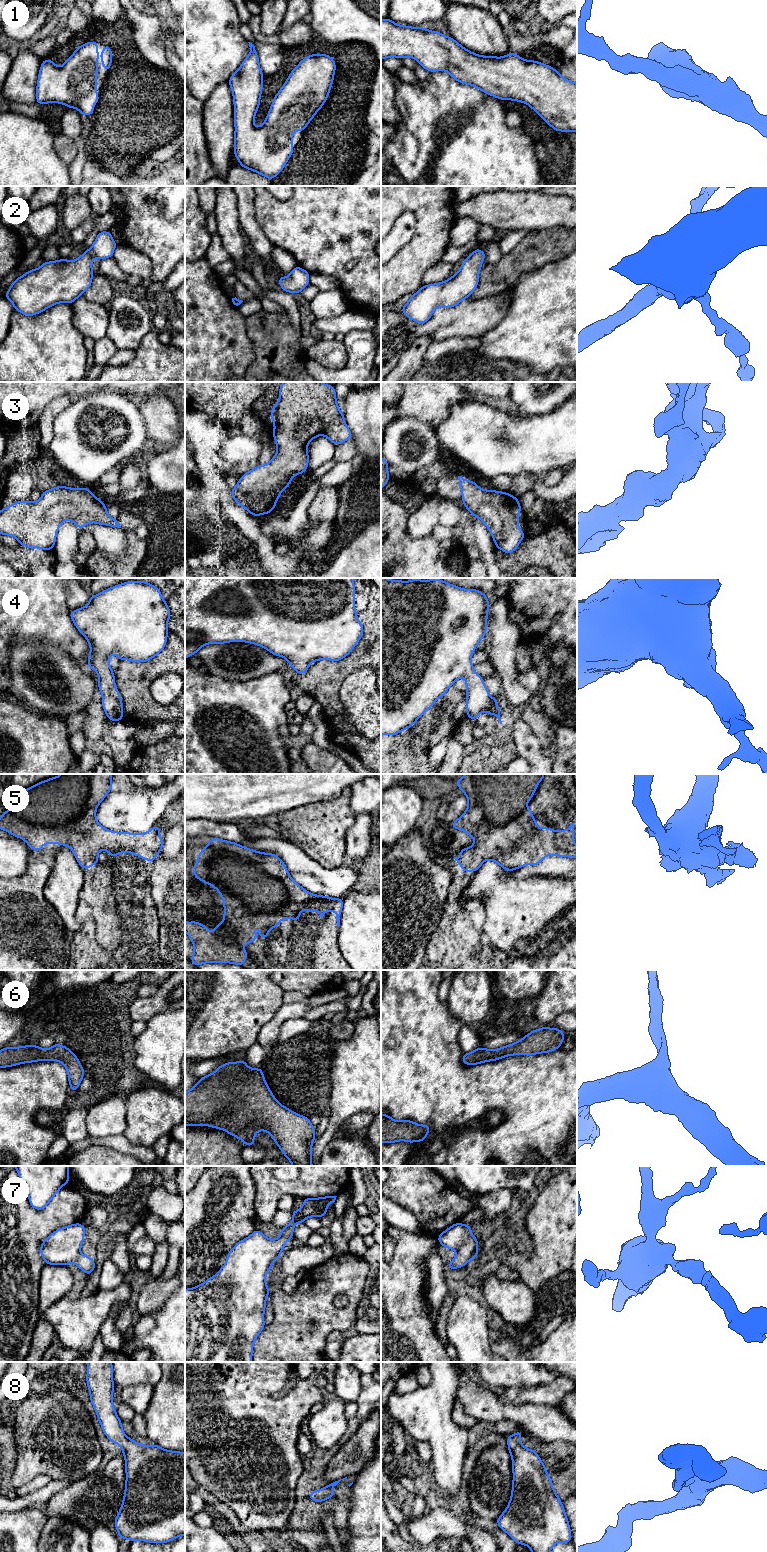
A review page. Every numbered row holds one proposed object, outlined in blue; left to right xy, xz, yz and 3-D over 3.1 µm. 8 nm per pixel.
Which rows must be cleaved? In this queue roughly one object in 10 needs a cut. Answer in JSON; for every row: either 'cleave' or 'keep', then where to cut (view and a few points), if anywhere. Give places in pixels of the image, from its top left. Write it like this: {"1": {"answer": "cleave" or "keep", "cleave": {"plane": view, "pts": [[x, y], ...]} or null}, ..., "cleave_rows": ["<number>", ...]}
{"1": {"answer": "keep", "cleave": null}, "2": {"answer": "keep", "cleave": null}, "3": {"answer": "keep", "cleave": null}, "4": {"answer": "keep", "cleave": null}, "5": {"answer": "keep", "cleave": null}, "6": {"answer": "keep", "cleave": null}, "7": {"answer": "keep", "cleave": null}, "8": {"answer": "keep", "cleave": null}, "cleave_rows": []}

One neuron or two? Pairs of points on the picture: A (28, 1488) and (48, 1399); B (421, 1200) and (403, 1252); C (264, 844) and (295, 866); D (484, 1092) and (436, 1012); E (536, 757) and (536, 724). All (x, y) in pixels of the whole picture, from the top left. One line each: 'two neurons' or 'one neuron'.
A: two neurons
B: two neurons
C: one neuron
D: one neuron
E: two neurons

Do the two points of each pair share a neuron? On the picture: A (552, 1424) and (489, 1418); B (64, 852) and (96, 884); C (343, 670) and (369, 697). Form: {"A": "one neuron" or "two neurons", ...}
{"A": "one neuron", "B": "two neurons", "C": "two neurons"}

